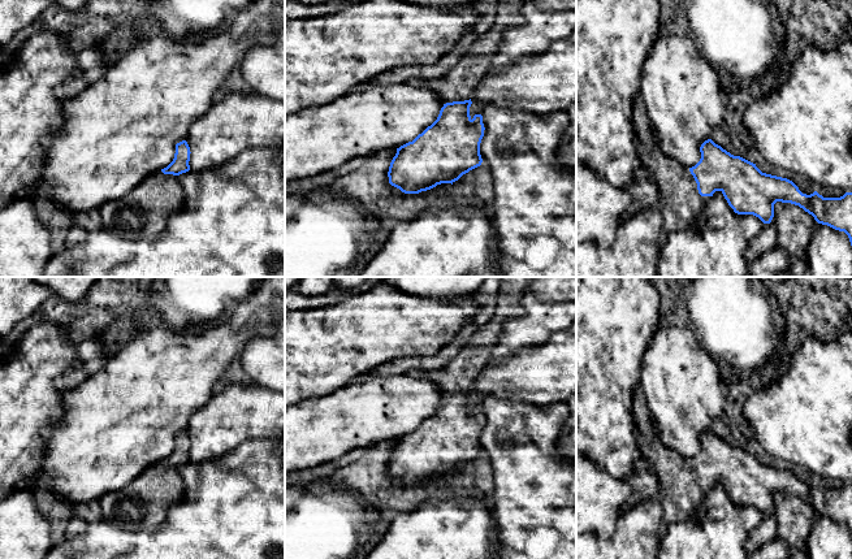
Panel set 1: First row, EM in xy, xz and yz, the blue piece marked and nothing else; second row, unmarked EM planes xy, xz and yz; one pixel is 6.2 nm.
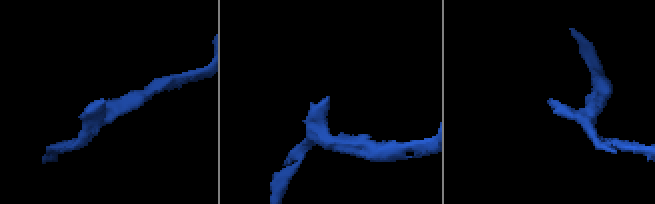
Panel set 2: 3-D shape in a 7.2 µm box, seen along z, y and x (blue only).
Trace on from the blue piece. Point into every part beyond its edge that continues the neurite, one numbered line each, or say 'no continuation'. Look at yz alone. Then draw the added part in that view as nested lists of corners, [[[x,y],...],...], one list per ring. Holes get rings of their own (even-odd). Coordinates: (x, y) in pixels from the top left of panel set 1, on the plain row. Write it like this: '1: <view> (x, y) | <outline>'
1: yz (680, 494) | [[[640,385],[632,394],[632,412],[641,455],[658,476],[663,528],[692,517],[705,494],[689,459],[665,446],[656,436],[653,416]]]

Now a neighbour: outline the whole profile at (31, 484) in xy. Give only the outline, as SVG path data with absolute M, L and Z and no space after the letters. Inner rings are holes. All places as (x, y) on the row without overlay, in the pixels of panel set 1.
M31 477L29 480L22 480L17 486L16 491L18 490L27 490L35 494L36 489L39 488L39 477Z

